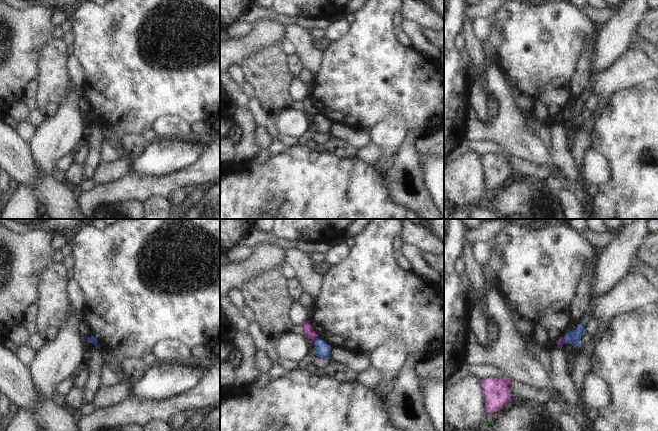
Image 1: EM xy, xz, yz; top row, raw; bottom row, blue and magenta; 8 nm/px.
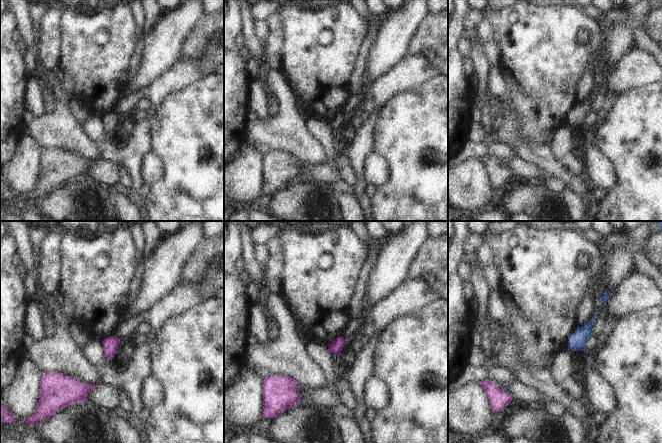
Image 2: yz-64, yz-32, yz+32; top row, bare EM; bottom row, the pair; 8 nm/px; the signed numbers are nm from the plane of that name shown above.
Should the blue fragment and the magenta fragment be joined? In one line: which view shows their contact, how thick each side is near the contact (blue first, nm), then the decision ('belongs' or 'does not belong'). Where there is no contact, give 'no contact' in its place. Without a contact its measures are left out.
xz | 130/90 nm | does not belong

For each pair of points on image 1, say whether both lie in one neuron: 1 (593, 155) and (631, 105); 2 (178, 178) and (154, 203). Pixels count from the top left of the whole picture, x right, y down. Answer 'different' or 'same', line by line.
1: different
2: different

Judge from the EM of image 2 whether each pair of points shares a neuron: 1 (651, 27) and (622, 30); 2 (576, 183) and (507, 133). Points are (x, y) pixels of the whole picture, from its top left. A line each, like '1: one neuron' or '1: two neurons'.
1: two neurons
2: one neuron

